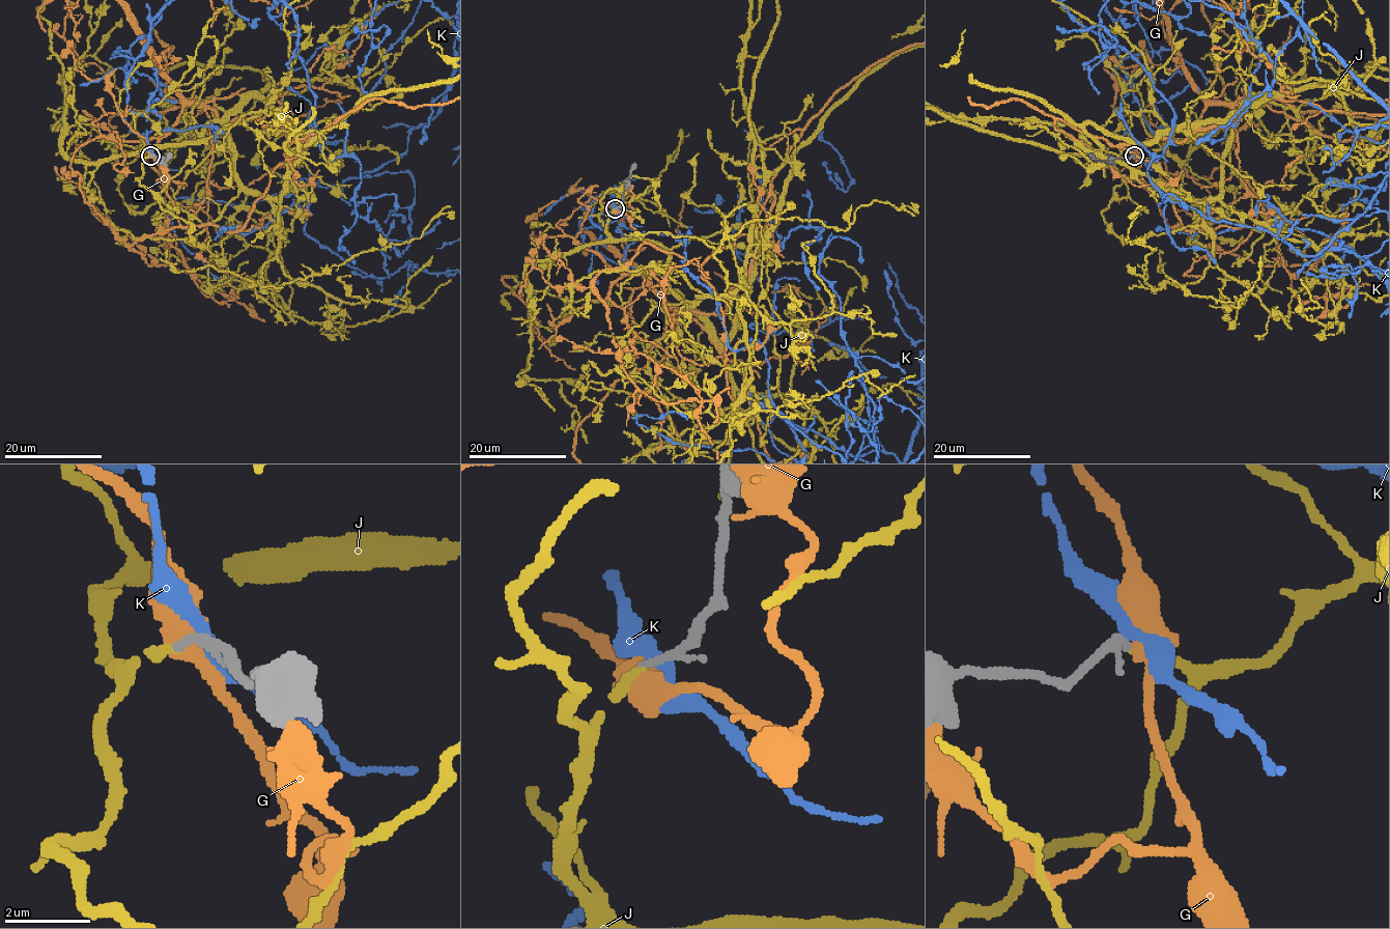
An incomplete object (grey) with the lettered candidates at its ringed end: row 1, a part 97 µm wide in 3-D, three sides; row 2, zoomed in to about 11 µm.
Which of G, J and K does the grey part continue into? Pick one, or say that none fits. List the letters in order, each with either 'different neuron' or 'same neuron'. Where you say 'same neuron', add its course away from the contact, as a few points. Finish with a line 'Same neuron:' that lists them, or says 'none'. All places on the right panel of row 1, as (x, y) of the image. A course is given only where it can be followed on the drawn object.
G: different neuron
J: same neuron
K: different neuron
Same neuron: J

